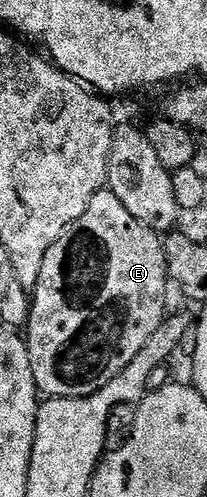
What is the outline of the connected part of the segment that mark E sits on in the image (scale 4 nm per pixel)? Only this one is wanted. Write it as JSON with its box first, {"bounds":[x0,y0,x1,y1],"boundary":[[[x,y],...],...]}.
{"bounds":[26,190,170,398],"boundary":[[[111,190],[96,192],[90,198],[90,206],[86,206],[86,214],[66,226],[62,238],[50,246],[30,296],[26,343],[37,389],[48,398],[82,398],[102,390],[110,378],[126,370],[134,354],[146,346],[150,334],[164,321],[164,295],[168,288],[170,277],[163,239],[138,222]]]}

